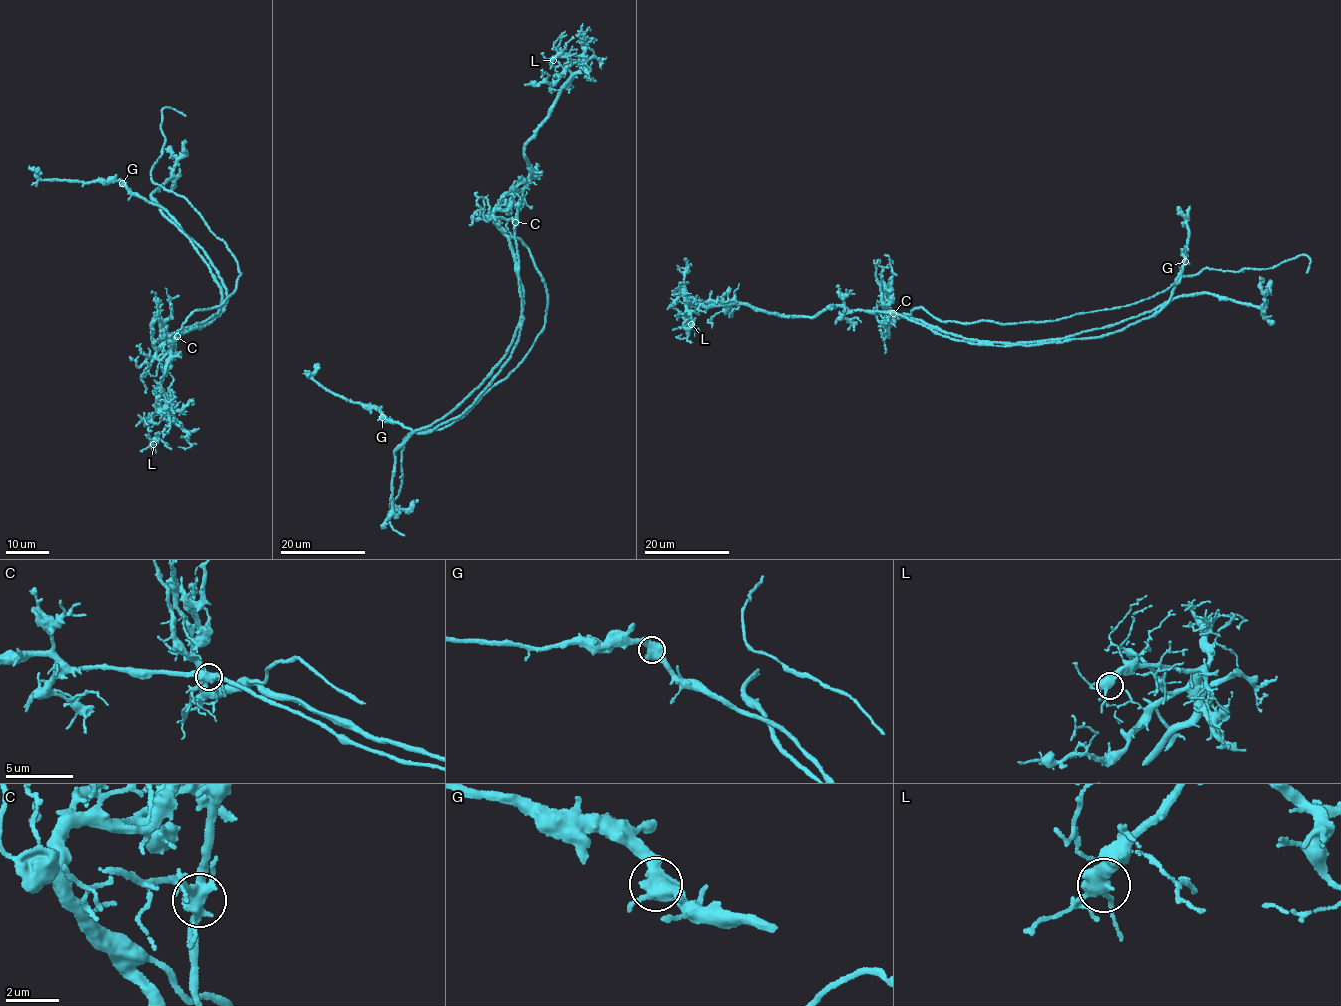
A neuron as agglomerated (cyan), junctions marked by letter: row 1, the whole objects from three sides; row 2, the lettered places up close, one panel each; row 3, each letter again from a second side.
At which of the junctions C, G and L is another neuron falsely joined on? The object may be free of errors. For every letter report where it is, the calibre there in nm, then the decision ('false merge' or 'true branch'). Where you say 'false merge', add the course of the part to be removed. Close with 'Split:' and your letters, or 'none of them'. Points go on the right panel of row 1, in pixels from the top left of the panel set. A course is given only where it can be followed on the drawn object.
C: place (893, 313); calibre 480 nm; false merge; course (893, 313), (885, 325), (921, 307), (1050, 322), (1206, 268), (1301, 255), (1306, 273)
G: place (1185, 261); calibre 500 nm; true branch
L: place (691, 324); calibre 440 nm; true branch
Split: C

